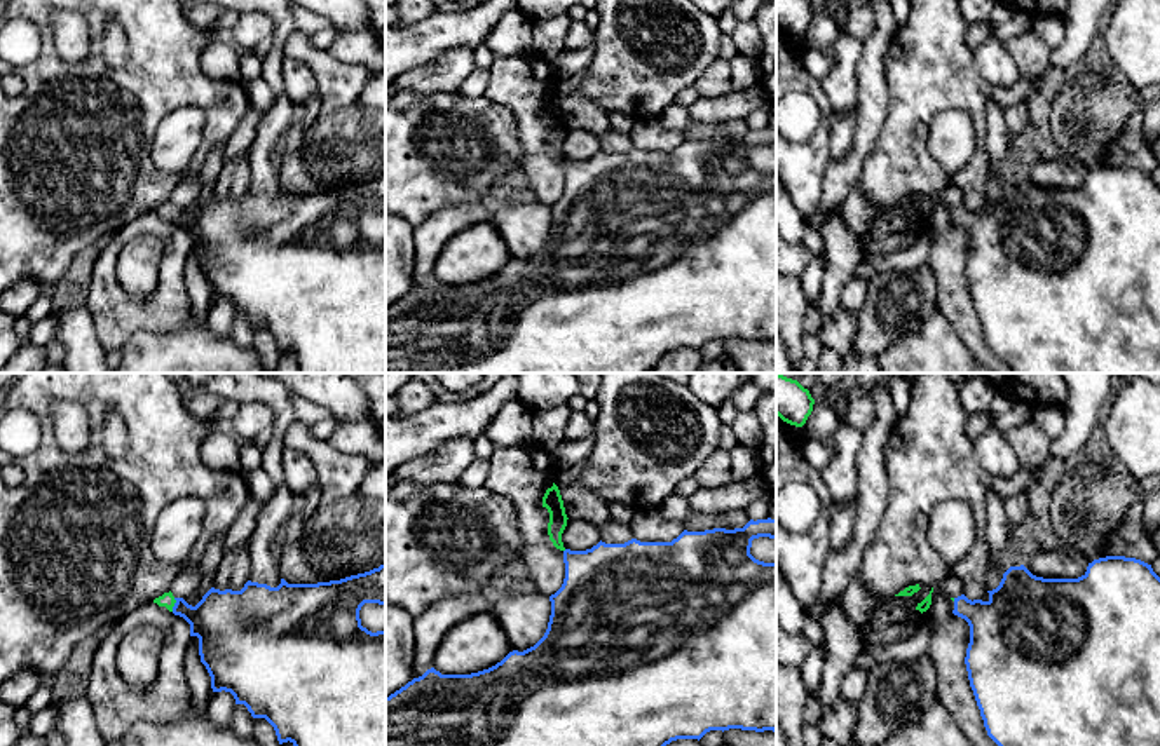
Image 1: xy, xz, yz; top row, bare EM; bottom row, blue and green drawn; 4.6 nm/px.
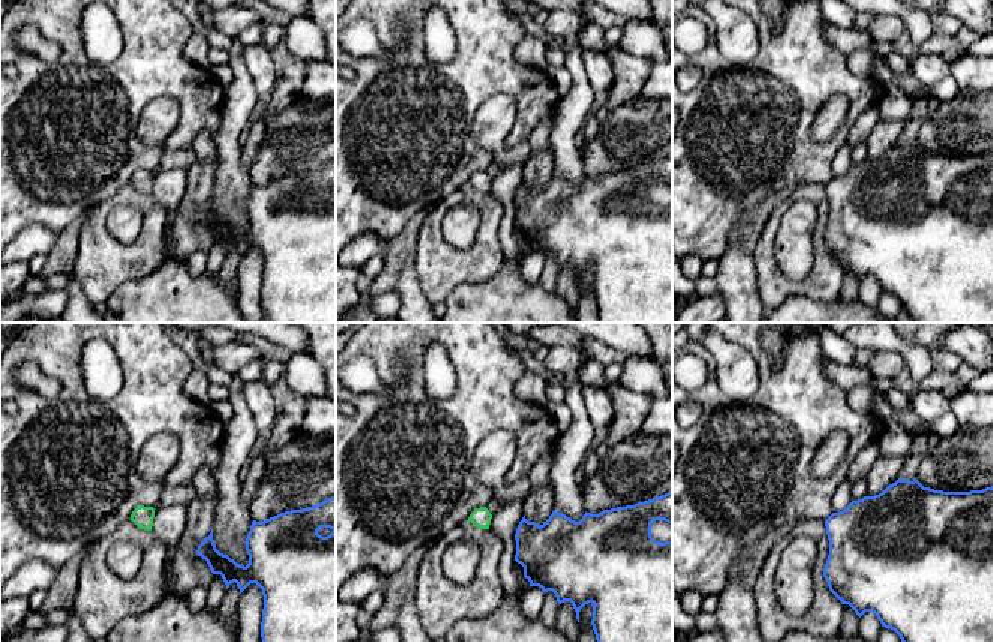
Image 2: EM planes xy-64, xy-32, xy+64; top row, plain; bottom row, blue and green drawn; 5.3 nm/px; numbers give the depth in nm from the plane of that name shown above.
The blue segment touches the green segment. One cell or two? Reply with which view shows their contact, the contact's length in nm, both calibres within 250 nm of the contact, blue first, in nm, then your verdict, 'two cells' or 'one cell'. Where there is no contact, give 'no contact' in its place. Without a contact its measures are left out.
xy | 70 nm | 300/70 nm | one cell

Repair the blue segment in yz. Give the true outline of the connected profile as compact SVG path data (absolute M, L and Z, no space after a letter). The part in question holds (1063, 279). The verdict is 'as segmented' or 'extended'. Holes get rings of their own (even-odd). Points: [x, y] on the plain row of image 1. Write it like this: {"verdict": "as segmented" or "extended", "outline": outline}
{"verdict": "as segmented", "outline": "M1106 166L1088 173L1078 188L1043 188L1024 174L1010 176L989 209L954 207L952 223L970 235L966 281L987 345L1015 373L1160 373L1160 186L1151 174L1125 166Z"}

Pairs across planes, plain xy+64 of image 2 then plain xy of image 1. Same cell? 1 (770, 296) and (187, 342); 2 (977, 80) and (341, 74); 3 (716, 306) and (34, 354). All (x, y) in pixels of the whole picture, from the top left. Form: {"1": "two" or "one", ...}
{"1": "two", "2": "one", "3": "one"}

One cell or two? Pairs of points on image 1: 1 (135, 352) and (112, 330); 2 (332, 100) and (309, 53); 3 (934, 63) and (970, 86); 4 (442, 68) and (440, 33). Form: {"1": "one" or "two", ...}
{"1": "two", "2": "one", "3": "one", "4": "two"}

